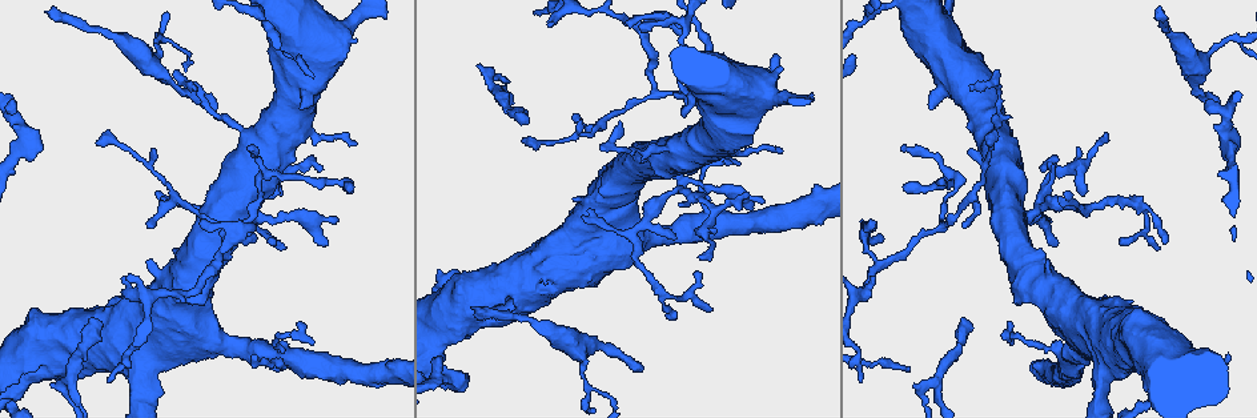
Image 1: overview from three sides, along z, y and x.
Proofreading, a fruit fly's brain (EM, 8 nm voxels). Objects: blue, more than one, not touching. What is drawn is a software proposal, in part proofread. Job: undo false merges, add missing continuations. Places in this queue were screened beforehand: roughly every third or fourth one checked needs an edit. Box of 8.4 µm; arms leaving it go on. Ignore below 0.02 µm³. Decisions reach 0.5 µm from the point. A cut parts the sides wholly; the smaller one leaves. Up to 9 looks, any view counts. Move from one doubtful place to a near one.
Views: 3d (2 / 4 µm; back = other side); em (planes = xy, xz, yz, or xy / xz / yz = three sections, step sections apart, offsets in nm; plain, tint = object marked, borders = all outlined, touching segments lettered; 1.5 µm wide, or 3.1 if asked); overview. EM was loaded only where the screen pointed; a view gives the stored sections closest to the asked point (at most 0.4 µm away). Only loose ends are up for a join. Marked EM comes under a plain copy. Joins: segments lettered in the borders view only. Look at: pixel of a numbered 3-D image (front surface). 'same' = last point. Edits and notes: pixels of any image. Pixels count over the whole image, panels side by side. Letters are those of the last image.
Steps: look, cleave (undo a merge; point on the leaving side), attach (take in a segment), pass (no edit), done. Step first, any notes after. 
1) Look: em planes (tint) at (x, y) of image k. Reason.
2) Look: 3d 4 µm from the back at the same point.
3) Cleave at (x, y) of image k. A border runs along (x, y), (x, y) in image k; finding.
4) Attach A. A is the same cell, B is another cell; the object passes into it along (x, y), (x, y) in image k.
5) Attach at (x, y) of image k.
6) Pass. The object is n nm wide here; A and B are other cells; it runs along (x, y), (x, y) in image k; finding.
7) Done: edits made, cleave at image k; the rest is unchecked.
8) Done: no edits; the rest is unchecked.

Look: em planes (borders) at (1010, 344) of image 1. An open end.

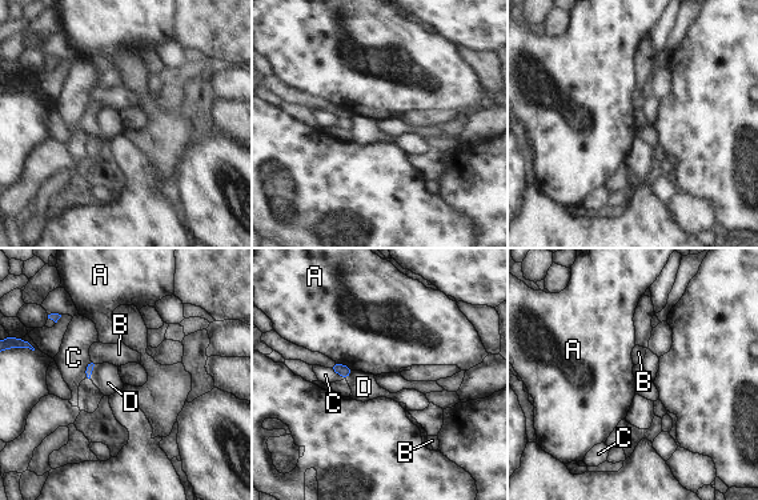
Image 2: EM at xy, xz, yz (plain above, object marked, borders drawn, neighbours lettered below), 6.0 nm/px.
Pass. The longest contact is with A, 130 nm; A, B, C and D are other cells; no lettered segment goes on from it.

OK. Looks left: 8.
Look: 3d 2 µm at (902, 186) of image 1. Tapers out.

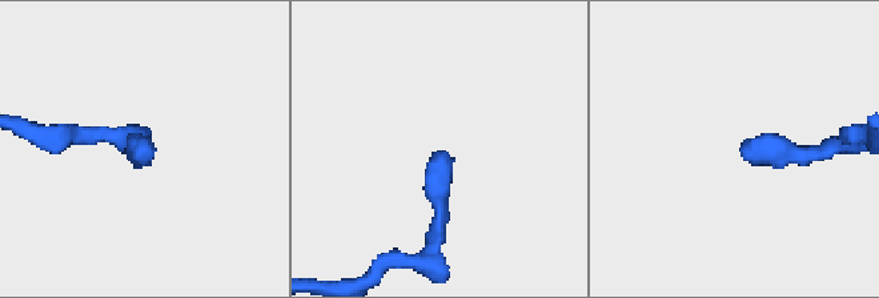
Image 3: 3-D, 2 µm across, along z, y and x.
Look: em planes (borders) at (148, 139) of image 3.

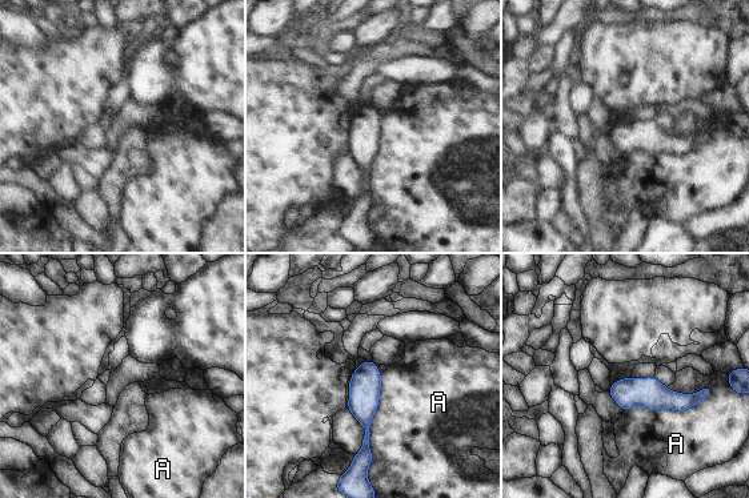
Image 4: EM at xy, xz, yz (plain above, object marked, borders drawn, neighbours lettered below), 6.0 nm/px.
Pass. A is another cell; a border runs along (712, 388), (684, 410), (624, 412) in image 4; no lettered segment goes on from it.

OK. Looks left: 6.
Look: em xz step 4 (borders) at (716, 210) of image 1. Abrupt turn.

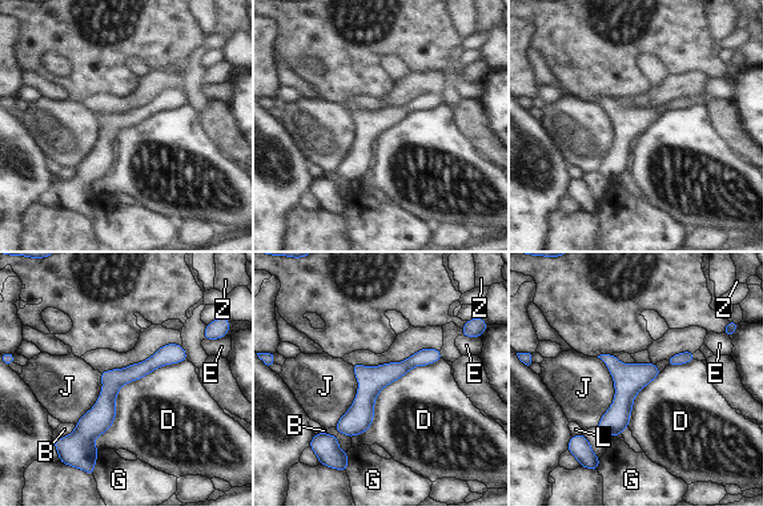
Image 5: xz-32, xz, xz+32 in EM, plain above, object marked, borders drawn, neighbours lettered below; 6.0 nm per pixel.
Pass. The longest contact is with D, 800 nm; B, D, E, G, J, L and Z are other cells; one neuron here.

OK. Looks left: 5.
Look: 3d 2 µm at (641, 367) of image 1. Thin end.

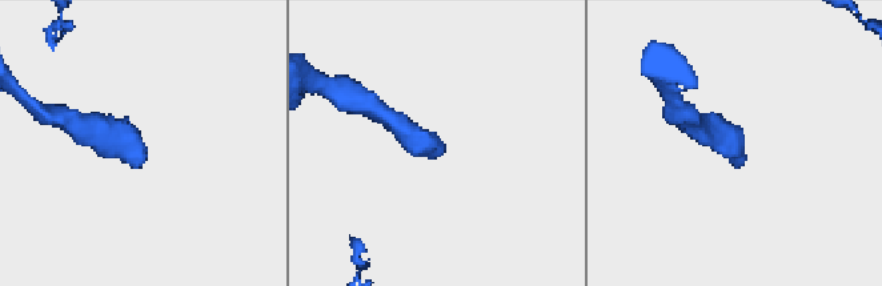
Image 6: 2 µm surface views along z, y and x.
Look: em xz step 4 (borders) at (739, 166) of image 6.

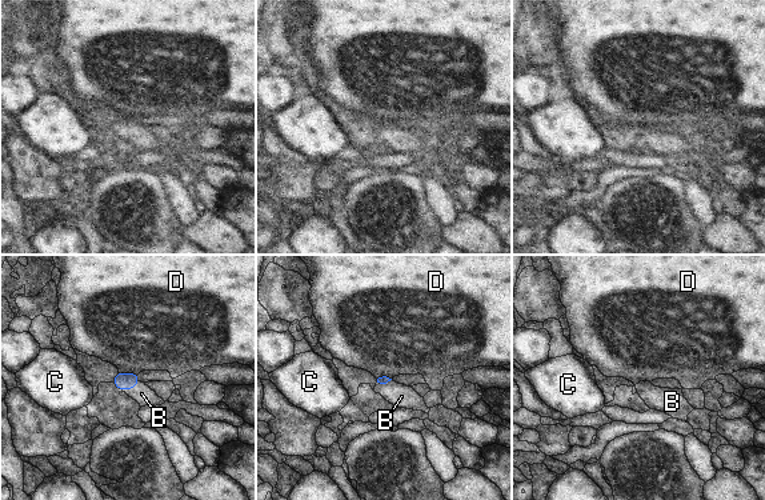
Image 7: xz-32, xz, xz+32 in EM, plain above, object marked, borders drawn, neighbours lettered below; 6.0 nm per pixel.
Look: em planes (borders) at the same point. Cut it another way.

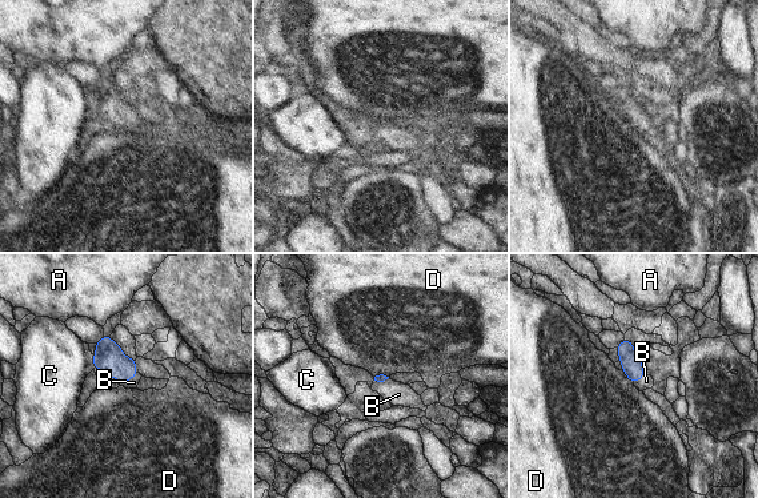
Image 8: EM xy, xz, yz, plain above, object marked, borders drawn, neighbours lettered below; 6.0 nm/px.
Attach B. B is the same cell, A, C and D are other cells; the object passes into it along (108, 356), (127, 381), (133, 382) in image 8; the neuron continues.

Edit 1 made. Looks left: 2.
Done: edits made, attach at image 8; the rest is unchecked.

